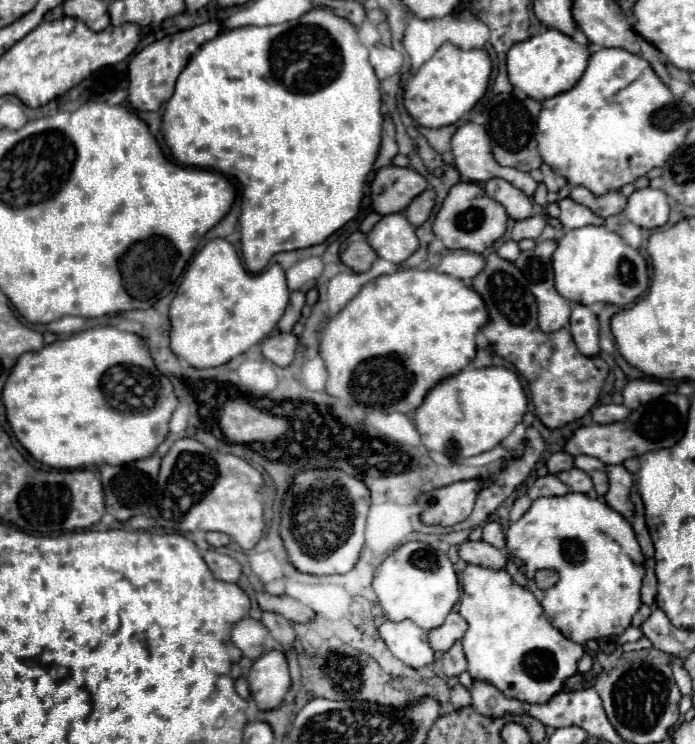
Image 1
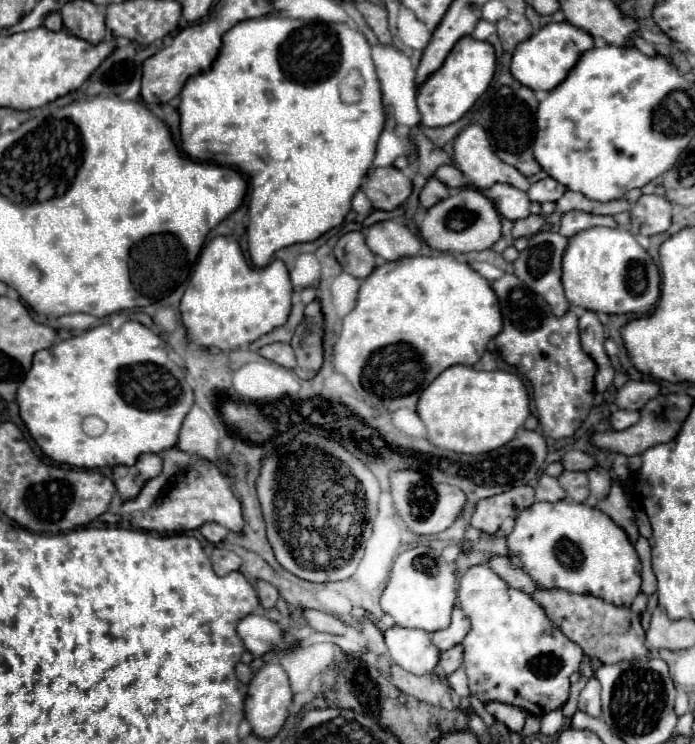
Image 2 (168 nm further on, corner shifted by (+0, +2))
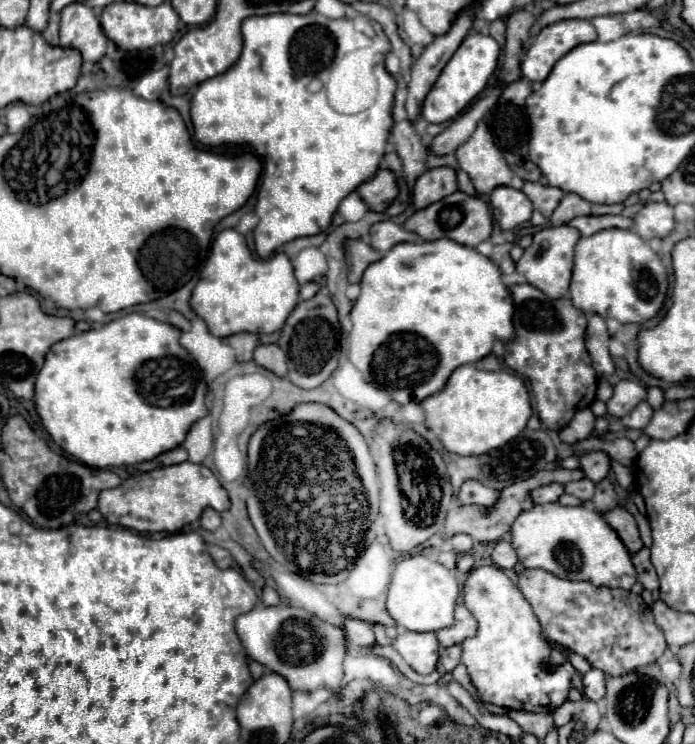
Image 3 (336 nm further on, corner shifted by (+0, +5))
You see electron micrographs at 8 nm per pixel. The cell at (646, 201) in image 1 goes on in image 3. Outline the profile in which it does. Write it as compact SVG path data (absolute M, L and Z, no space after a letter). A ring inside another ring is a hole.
M646 203L634 217L632 231L642 239L666 237L674 229L674 207L668 203Z

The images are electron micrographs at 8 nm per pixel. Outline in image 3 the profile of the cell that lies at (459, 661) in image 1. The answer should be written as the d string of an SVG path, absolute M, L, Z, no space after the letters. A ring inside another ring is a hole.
M452 645L452 647L444 647L440 651L440 665L444 671L452 671L458 663L460 663L460 645Z

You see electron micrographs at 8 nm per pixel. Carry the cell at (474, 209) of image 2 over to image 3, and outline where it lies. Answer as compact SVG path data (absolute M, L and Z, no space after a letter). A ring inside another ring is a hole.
M456 191L448 197L444 197L438 203L432 203L426 209L416 211L414 215L410 215L404 223L406 231L412 231L416 235L420 235L426 241L434 241L440 237L448 237L460 245L468 245L468 247L476 247L478 243L486 241L492 233L492 213L488 209L488 205L478 199L478 197L470 197L462 191Z

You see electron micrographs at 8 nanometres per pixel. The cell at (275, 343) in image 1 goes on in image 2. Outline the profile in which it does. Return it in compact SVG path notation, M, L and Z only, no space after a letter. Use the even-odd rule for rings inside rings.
M276 342L276 344L268 344L268 346L262 346L258 350L260 356L276 362L276 364L282 364L284 368L294 368L296 366L296 356L294 356L294 350L290 344L284 344L284 342Z

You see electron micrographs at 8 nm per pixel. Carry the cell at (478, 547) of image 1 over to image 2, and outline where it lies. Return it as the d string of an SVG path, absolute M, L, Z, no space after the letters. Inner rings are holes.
M494 554L488 558L488 566L512 588L524 590L530 594L546 612L550 622L558 626L564 636L568 636L572 642L580 644L582 650L590 658L598 658L604 664L616 664L622 660L634 660L646 656L648 648L644 642L644 630L640 626L640 618L630 608L616 608L596 596L582 596L582 594L570 594L566 590L542 590L534 584L534 580L520 568L512 566L508 556Z

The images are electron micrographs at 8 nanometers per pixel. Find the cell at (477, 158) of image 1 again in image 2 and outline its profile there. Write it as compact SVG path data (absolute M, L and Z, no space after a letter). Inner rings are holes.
M470 124L462 134L456 136L456 140L454 140L454 162L456 162L456 166L466 174L466 178L468 178L478 190L490 188L490 186L496 184L496 182L504 182L504 184L516 186L516 188L520 188L520 190L528 190L528 186L530 186L530 180L528 180L526 176L522 176L514 166L502 162L502 160L494 154L489 133L482 128L482 126L478 126L478 124Z

